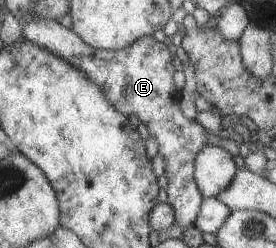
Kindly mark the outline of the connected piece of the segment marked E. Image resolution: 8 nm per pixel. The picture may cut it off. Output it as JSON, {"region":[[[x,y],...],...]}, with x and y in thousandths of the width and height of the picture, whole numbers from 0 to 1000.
{"region":[[[105,65],[72,101],[91,157],[178,202],[185,218],[207,218],[207,234],[236,234],[257,266],[279,266],[279,282],[293,282],[337,339],[366,347],[380,395],[438,460],[486,472],[496,492],[533,508],[536,540],[569,565],[572,613],[601,653],[598,690],[612,726],[605,815],[634,847],[634,903],[663,927],[707,907],[743,794],[710,738],[710,633],[728,597],[750,589],[764,532],[656,452],[656,371],[627,331],[634,274],[620,258],[605,181],[569,169],[554,145],[518,145],[438,202],[351,198],[322,185],[275,125],[225,105],[214,85]]]}

